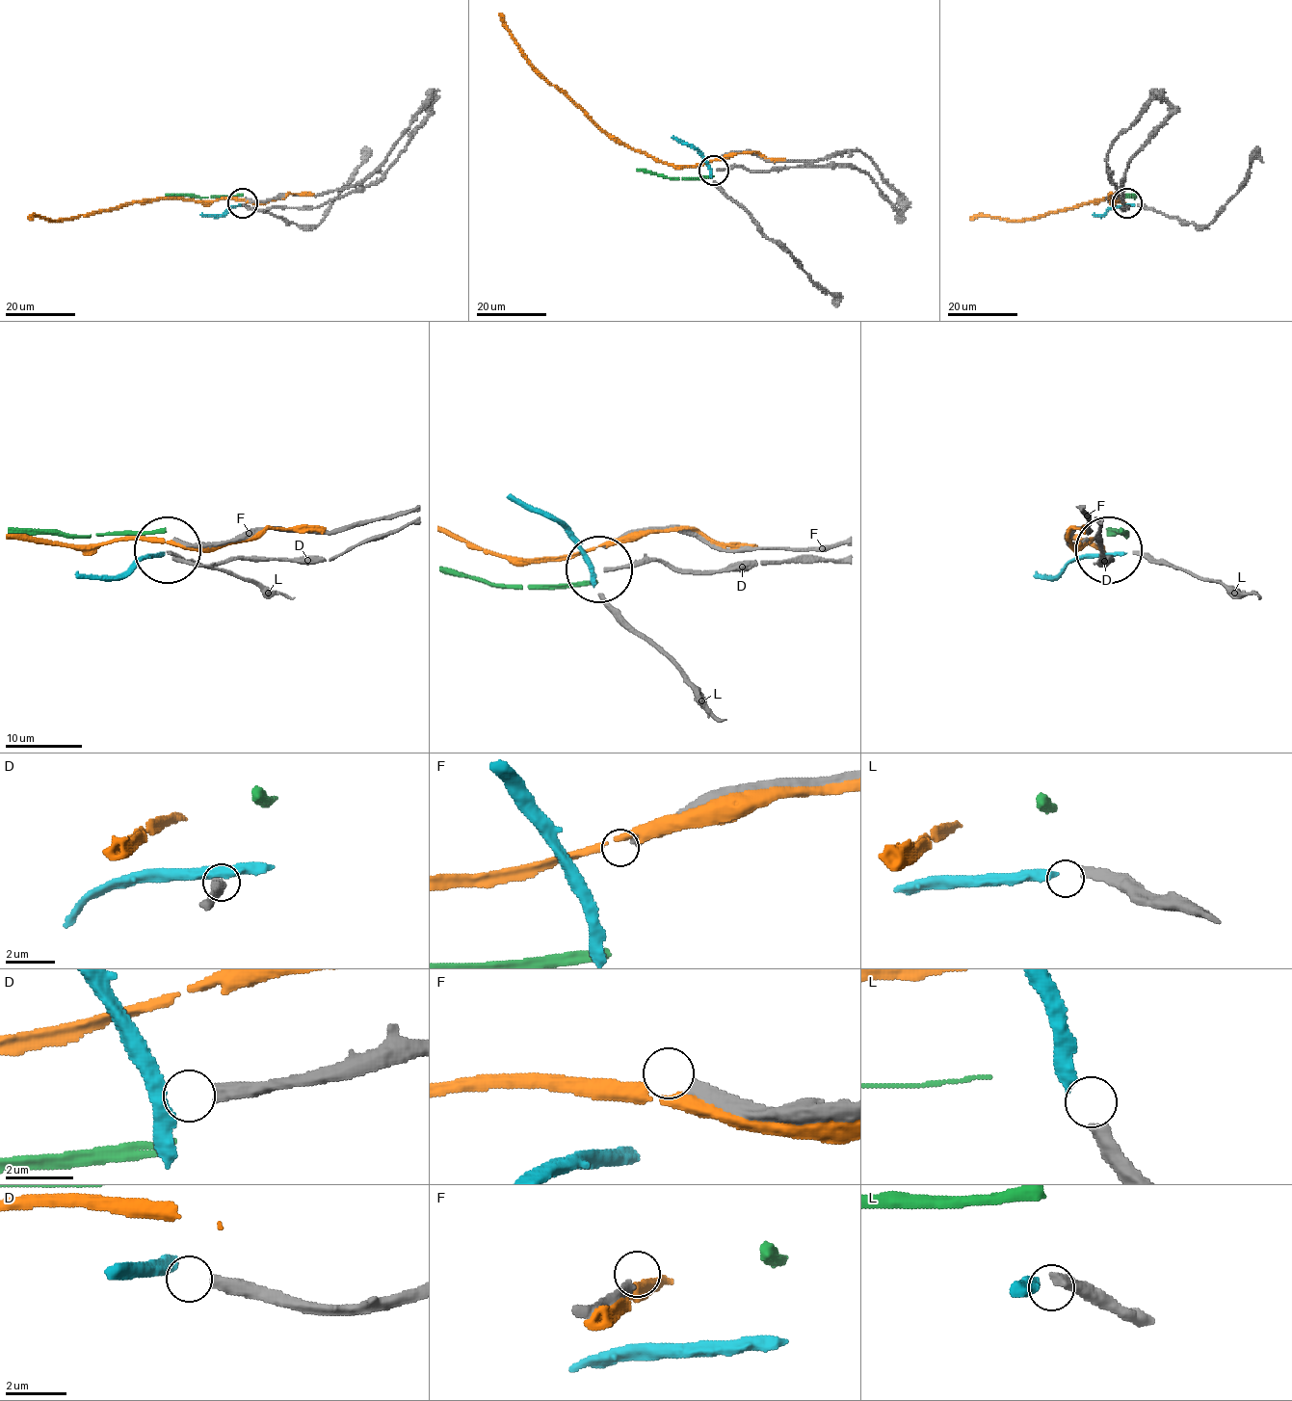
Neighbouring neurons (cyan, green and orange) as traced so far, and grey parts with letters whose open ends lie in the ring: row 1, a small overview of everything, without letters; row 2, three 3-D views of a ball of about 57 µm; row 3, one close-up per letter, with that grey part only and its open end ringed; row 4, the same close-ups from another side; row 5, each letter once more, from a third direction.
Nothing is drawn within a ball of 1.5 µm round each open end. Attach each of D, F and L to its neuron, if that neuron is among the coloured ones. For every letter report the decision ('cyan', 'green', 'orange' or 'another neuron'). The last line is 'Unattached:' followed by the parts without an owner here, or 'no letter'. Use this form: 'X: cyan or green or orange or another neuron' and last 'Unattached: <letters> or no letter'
D: another neuron
F: another neuron
L: cyan
Unattached: D, F

